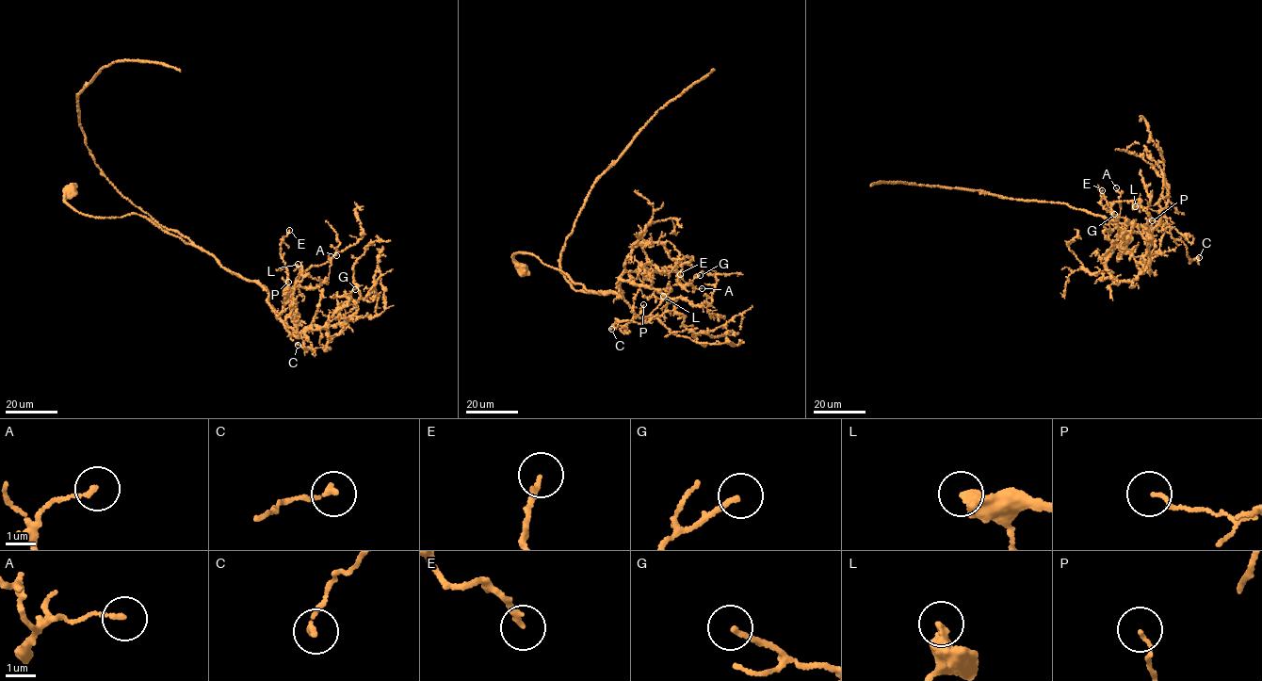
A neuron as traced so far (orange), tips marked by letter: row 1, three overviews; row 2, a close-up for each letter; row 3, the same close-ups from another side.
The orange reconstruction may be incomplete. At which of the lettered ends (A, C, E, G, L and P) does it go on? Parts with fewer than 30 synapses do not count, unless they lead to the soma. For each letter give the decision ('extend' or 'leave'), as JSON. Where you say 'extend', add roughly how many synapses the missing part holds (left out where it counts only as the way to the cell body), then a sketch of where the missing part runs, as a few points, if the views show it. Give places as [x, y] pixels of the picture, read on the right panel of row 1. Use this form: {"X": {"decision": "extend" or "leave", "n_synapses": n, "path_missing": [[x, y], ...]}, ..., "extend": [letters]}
{"A": {"decision": "leave"}, "C": {"decision": "leave"}, "E": {"decision": "leave"}, "G": {"decision": "leave"}, "L": {"decision": "leave"}, "P": {"decision": "leave"}, "extend": []}

